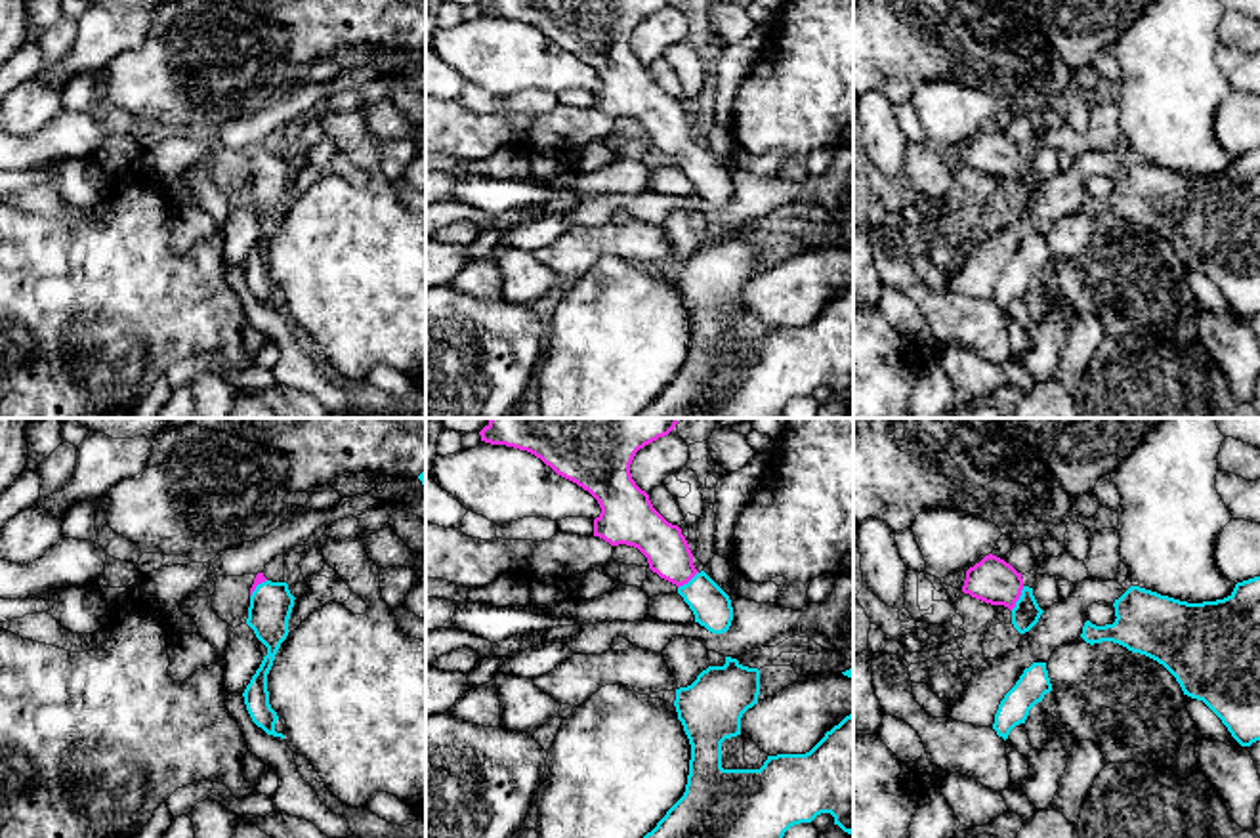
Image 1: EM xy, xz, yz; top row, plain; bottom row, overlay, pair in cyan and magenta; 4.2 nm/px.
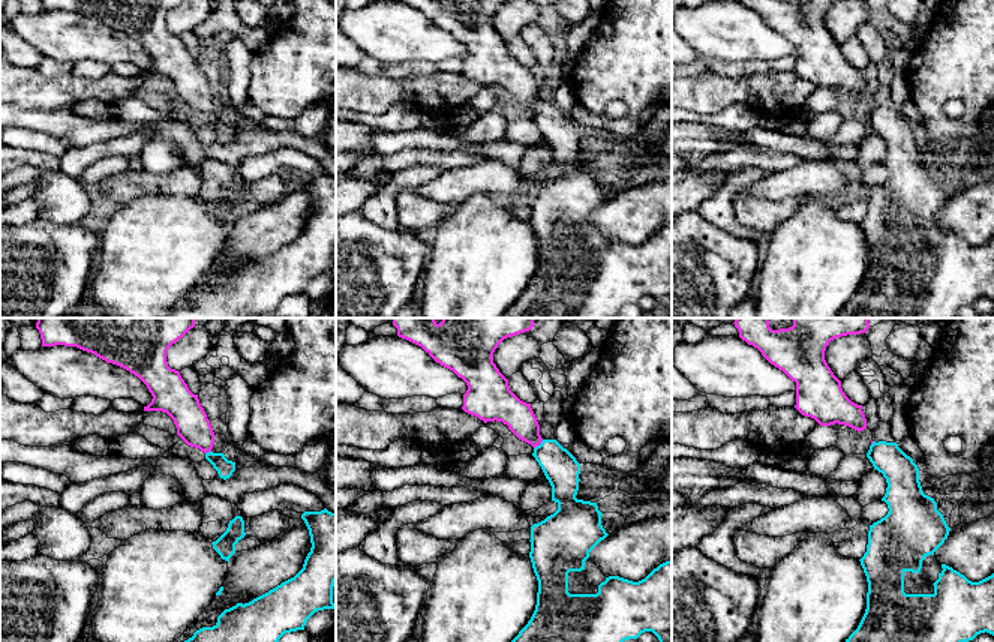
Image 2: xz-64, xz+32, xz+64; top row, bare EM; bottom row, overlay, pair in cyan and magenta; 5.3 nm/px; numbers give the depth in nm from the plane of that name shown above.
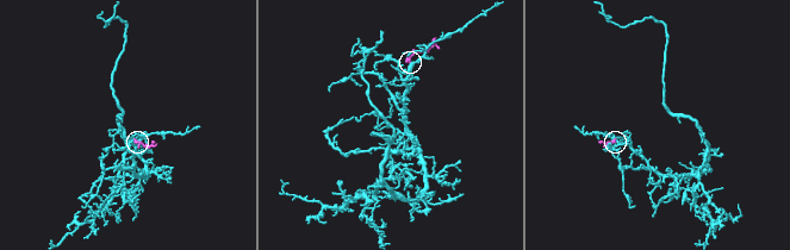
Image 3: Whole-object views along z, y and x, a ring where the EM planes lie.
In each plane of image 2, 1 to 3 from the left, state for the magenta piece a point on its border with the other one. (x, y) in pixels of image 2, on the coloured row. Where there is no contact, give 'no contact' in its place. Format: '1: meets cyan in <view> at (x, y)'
1: meets cyan in xz-64 at (209, 452)
2: meets cyan in xz+32 at (540, 444)
3: meets cyan in xz+64 at (873, 443)

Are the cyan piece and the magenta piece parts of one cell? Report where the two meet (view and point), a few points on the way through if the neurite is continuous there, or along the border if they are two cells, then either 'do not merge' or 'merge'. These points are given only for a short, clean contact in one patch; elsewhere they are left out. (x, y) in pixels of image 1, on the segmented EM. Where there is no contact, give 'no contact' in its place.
yz (1020, 598) | across yz (1026, 613), (1020, 598), (993, 581) | merge

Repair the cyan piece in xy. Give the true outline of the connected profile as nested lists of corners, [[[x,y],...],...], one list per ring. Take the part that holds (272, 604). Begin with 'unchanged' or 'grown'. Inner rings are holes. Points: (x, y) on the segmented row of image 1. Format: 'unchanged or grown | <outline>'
grown | [[[258,573],[250,588],[246,618],[246,624],[254,630],[256,638],[267,647],[267,655],[242,693],[244,704],[258,727],[267,735],[281,739],[284,739],[284,735],[275,731],[279,716],[269,704],[267,674],[281,643],[288,636],[288,618],[294,599],[286,582],[271,582],[263,573]]]

